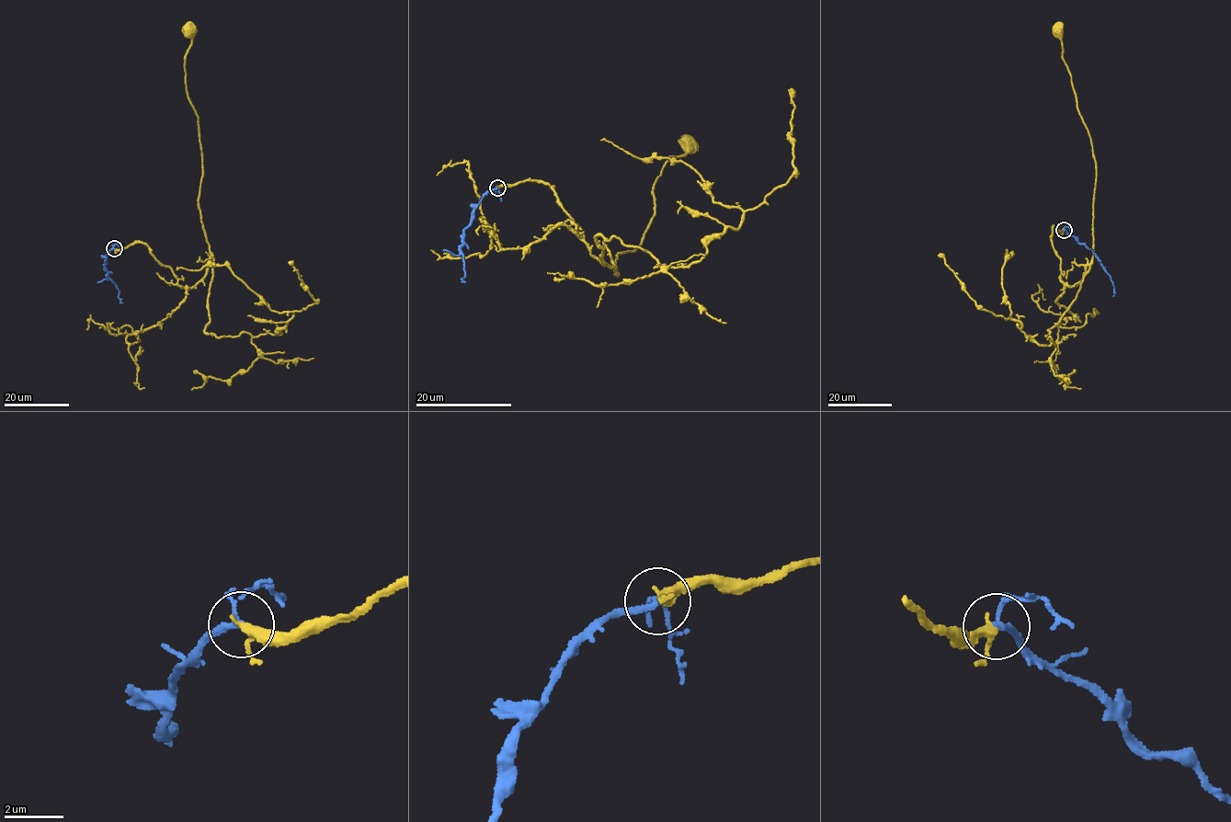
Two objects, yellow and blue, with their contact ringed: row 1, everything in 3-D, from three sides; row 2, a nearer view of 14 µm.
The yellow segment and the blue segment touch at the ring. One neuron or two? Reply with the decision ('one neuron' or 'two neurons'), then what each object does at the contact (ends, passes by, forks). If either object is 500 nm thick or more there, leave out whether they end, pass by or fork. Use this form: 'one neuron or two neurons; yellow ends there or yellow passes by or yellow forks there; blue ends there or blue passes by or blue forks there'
one neuron; yellow passes by; blue forks there

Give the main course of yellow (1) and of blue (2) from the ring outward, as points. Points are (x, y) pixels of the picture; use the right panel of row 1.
1: (1064, 230), (1054, 226), (1051, 242), (1061, 260), (1060, 280), (1077, 285), (1093, 255), (1096, 163), (1058, 30)
2: (1064, 230), (1091, 250), (1111, 278), (1112, 296)

